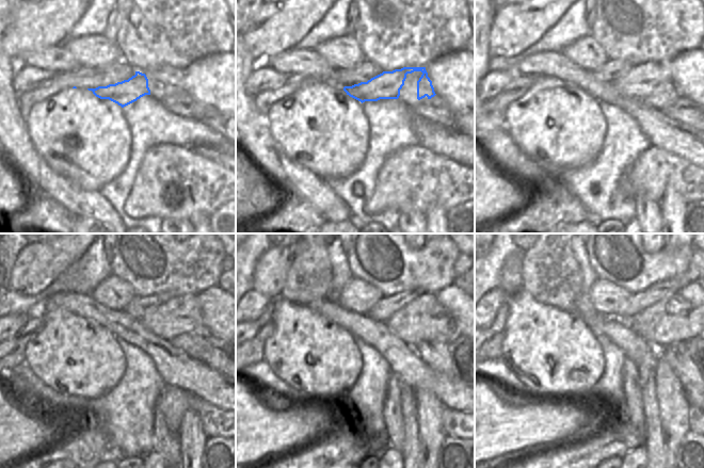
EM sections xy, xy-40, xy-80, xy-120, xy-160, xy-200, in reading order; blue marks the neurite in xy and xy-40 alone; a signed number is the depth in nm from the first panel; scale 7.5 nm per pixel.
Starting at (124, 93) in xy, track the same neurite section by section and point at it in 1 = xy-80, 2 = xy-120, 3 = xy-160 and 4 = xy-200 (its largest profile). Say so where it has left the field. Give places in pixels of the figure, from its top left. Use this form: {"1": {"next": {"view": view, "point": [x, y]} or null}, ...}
{"1": {"next": {"view": "xy-80", "point": [644, 79]}}, "2": {"next": {"view": "xy-120", "point": [180, 315]}}, "3": {"next": {"view": "xy-160", "point": [424, 319]}}, "4": {"next": {"view": "xy-200", "point": [671, 320]}}}

